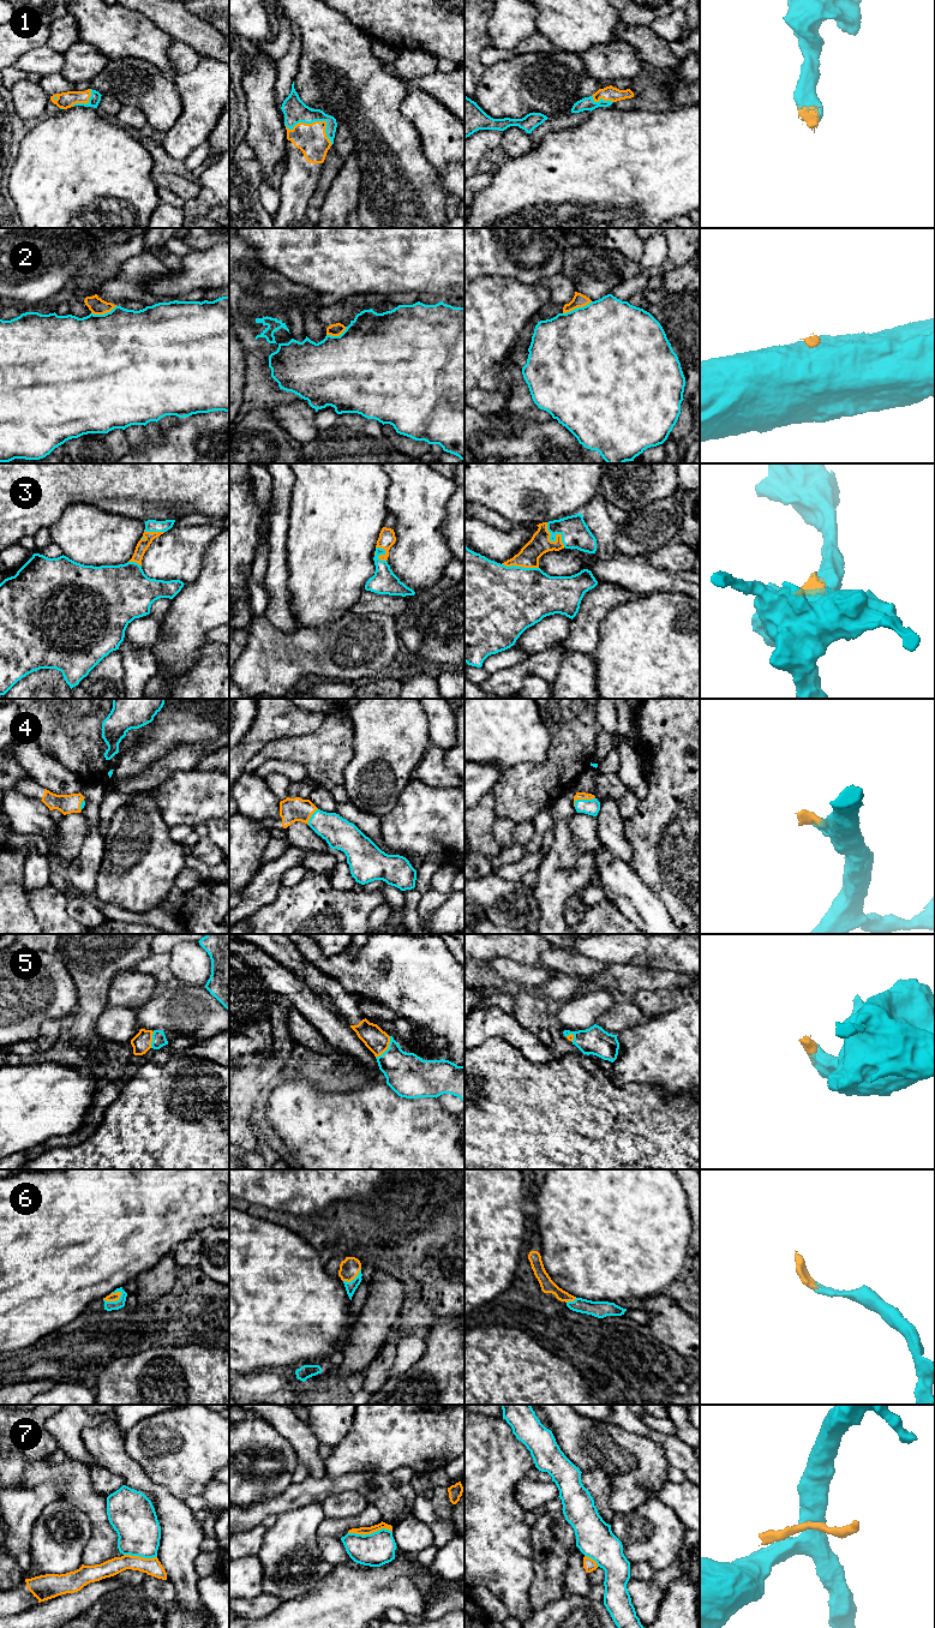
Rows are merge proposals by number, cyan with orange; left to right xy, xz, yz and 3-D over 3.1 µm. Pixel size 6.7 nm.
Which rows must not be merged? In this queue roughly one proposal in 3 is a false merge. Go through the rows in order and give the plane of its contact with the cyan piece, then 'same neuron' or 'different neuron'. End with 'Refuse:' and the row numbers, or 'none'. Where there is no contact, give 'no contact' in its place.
1: contact in xz; same neuron
2: contact in yz; different neuron
3: contact in yz; same neuron
4: contact in yz; same neuron
5: contact in xz; same neuron
6: contact in xy; same neuron
7: contact in xz; different neuron
Refuse: 2, 7

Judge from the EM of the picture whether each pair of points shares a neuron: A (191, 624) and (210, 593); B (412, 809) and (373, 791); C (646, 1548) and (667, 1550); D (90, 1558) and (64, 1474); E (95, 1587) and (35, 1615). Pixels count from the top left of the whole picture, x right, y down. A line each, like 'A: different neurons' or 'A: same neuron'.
A: same neuron
B: different neurons
C: same neuron
D: same neuron
E: same neuron

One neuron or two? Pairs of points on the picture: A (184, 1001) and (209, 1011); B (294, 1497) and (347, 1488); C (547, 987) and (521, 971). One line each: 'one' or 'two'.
A: one
B: one
C: one

